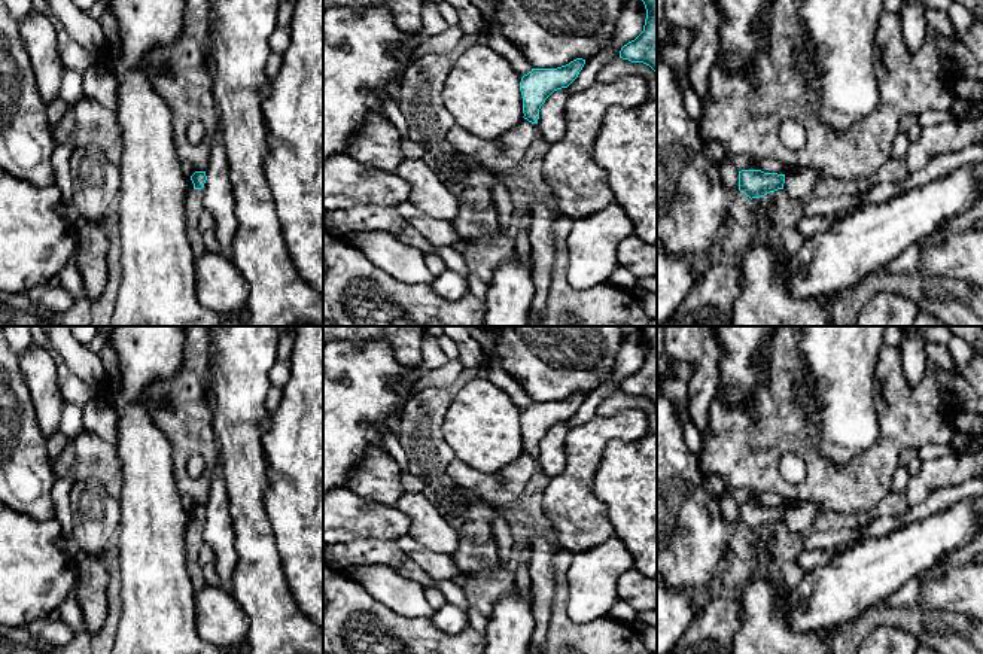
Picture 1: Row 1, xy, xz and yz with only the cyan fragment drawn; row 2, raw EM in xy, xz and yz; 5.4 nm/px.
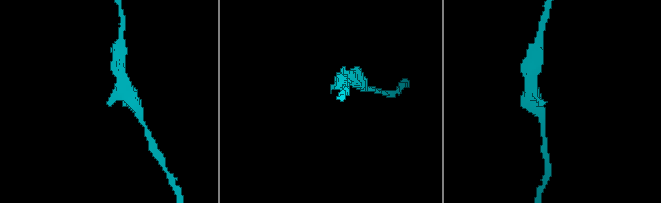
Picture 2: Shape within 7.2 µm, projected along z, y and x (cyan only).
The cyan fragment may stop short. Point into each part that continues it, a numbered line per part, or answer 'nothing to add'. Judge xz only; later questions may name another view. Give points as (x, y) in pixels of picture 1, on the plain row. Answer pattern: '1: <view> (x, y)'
nothing to add

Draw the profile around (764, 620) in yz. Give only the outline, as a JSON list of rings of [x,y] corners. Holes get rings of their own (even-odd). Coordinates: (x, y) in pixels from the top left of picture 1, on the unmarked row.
[[[764,575],[748,581],[734,596],[740,612],[740,630],[733,641],[733,654],[831,654],[830,641],[822,641],[816,632],[798,633],[789,627],[789,603],[786,600],[786,584],[773,582]]]

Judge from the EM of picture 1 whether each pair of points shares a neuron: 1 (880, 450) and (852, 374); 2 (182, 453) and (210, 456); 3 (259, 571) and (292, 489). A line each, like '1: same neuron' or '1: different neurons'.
1: different neurons
2: same neuron
3: different neurons

